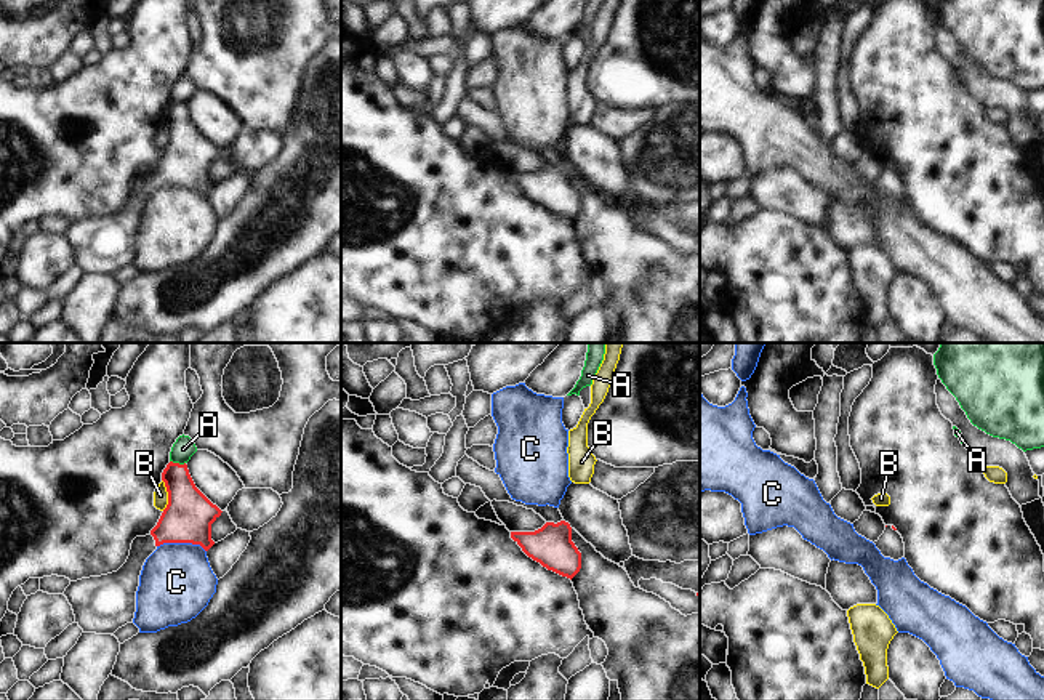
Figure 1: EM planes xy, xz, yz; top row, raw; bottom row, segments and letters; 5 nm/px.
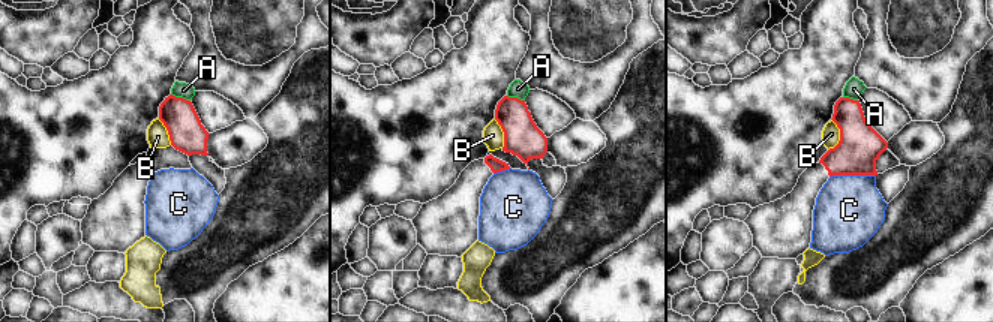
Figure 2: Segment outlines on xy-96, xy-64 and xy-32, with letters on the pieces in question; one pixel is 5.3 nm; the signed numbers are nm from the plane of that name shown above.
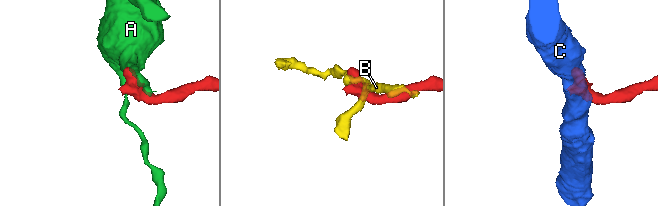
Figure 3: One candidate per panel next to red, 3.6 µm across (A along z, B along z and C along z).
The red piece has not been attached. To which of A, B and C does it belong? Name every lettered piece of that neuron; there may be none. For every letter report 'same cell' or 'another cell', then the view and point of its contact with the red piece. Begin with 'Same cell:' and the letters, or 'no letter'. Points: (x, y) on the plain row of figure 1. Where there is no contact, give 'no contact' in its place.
Same cell: no letter
A: another cell; meets red in xy at (178, 104)
B: another cell; meets red in xy at (168, 136)
C: another cell; meets red in xy at (181, 183)

